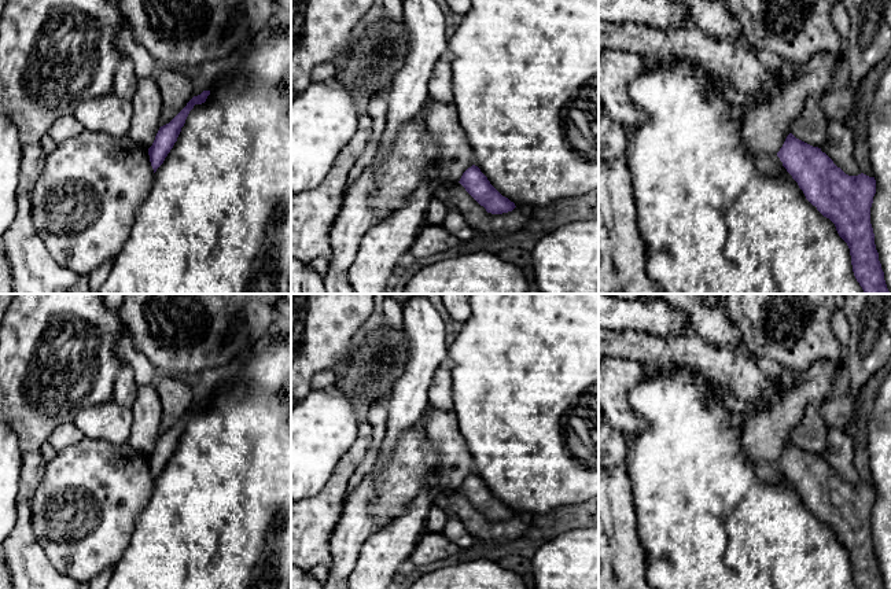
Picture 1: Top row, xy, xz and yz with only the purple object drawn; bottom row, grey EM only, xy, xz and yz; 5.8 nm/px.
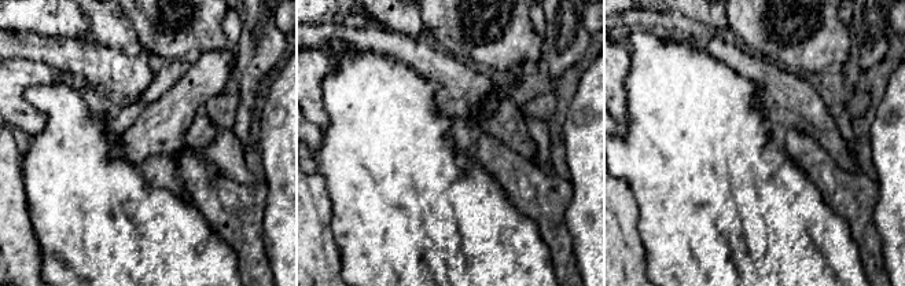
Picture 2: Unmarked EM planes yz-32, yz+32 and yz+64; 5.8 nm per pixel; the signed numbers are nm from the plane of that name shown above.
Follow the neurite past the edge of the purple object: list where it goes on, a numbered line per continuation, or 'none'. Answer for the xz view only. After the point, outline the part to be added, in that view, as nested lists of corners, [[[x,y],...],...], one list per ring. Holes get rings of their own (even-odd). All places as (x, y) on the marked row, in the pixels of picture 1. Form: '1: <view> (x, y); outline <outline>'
none

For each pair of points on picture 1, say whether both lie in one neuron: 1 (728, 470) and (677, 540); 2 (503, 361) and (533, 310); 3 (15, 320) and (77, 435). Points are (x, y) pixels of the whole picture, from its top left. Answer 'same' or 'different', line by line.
1: same
2: same
3: different

